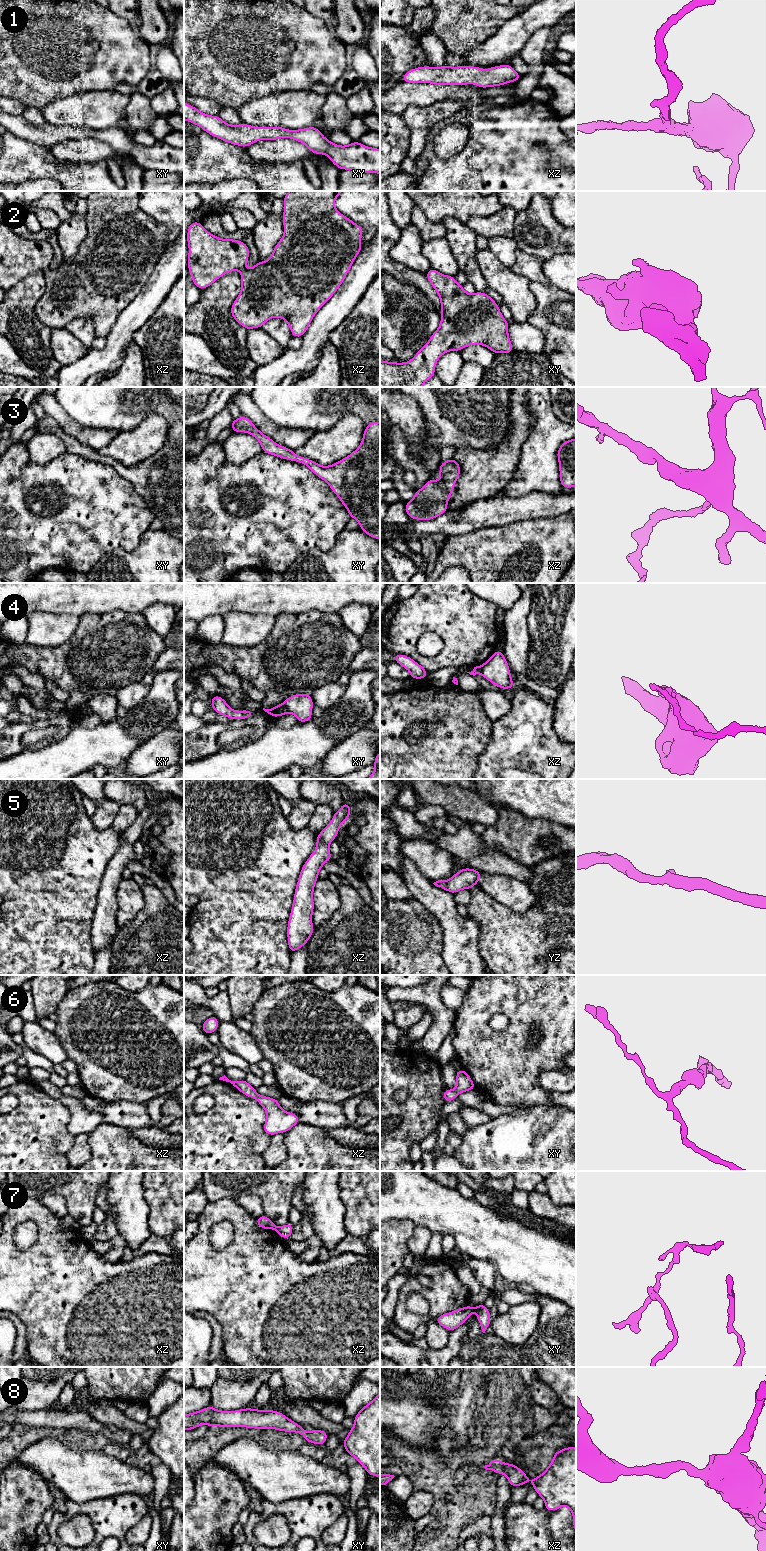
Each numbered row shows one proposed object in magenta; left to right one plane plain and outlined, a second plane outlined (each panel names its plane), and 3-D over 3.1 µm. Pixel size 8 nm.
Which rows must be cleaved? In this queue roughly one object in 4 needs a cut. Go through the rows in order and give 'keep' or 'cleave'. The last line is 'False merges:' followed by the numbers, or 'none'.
1: keep
2: keep
3: keep
4: cleave
5: keep
6: keep
7: cleave
8: keep
False merges: 4, 7

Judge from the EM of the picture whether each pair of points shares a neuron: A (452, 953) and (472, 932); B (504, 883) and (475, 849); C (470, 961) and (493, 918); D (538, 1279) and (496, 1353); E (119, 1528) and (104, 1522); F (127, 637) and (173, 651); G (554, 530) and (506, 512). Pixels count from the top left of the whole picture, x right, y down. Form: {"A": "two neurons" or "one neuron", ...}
{"A": "one neuron", "B": "two neurons", "C": "two neurons", "D": "two neurons", "E": "one neuron", "F": "two neurons", "G": "two neurons"}

